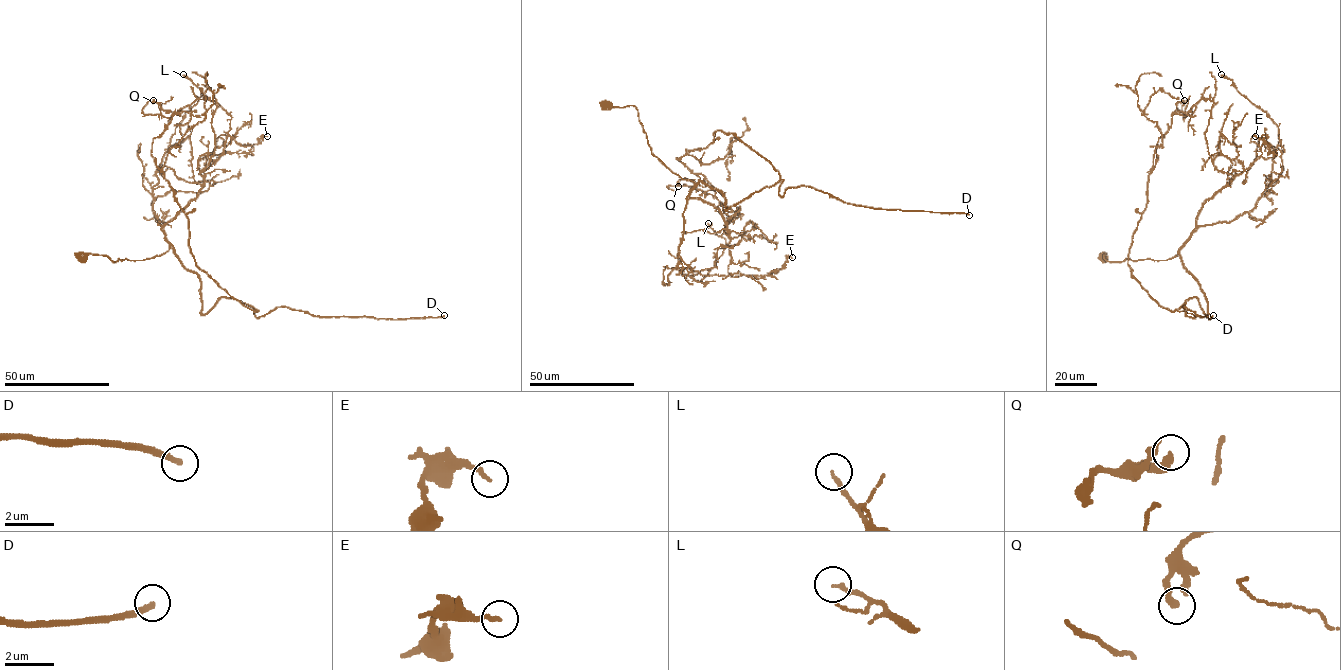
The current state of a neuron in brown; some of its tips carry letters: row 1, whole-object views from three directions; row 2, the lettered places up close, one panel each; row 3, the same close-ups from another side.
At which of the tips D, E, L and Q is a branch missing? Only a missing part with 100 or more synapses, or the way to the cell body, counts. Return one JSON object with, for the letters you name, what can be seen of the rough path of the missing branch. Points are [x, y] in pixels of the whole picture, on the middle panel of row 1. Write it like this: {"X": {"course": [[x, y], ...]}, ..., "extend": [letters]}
{"extend": ["D"]}

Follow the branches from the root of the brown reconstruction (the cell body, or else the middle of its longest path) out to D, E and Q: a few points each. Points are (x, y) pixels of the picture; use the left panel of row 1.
D: (82, 257), (143, 260), (170, 246), (200, 279), (203, 314), (227, 297), (257, 318), (281, 306), (444, 315)
E: (82, 257), (115, 262), (166, 252), (163, 228), (198, 194), (202, 158), (248, 152), (267, 136)
Q: (82, 257), (170, 246), (203, 314), (221, 297), (255, 311), (196, 265), (151, 154), (180, 113), (153, 100)

